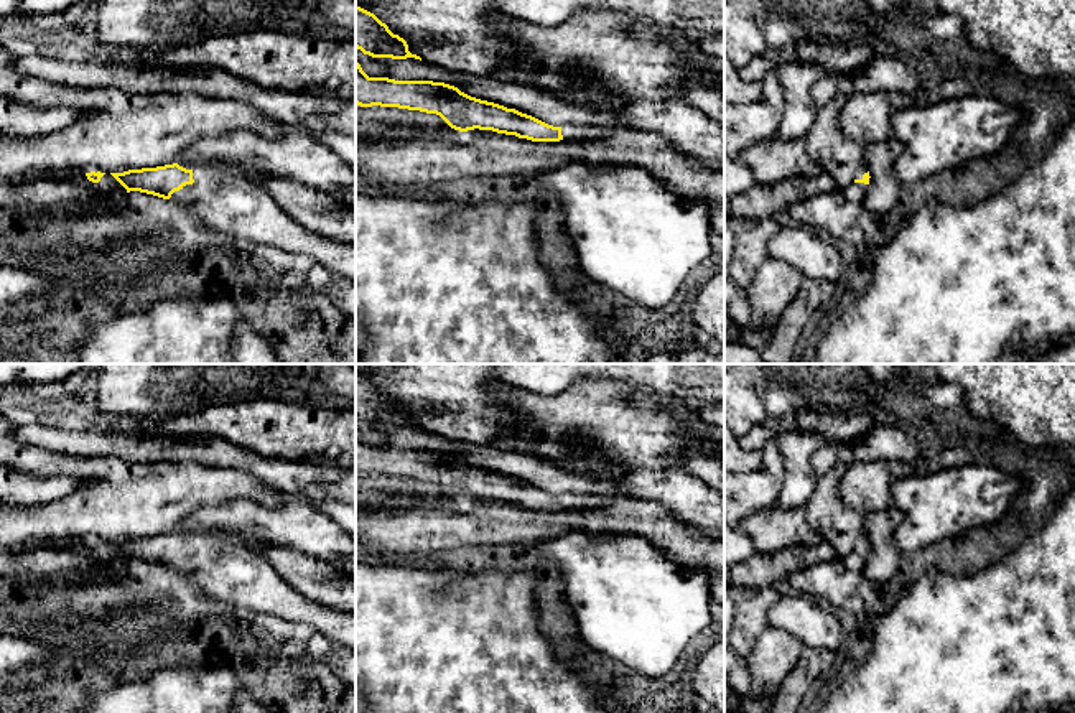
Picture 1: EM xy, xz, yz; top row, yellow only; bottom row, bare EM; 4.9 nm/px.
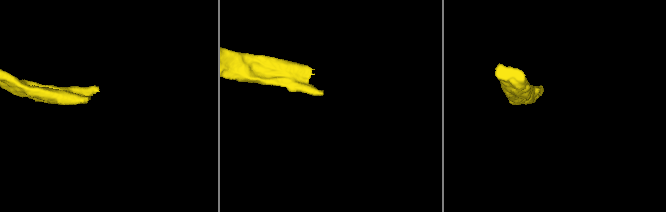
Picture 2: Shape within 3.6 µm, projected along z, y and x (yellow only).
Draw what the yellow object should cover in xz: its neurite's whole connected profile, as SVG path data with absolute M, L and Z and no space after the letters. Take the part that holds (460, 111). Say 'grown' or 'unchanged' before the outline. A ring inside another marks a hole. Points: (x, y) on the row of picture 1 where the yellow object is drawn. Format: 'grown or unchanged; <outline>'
grown; M357 61L356 104L361 107L380 105L436 114L459 132L492 130L532 142L607 140L617 132L609 127L553 127L515 109L471 97L444 82L369 77Z

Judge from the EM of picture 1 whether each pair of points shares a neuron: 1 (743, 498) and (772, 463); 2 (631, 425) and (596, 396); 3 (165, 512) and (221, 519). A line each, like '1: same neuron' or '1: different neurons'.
1: same neuron
2: same neuron
3: different neurons

